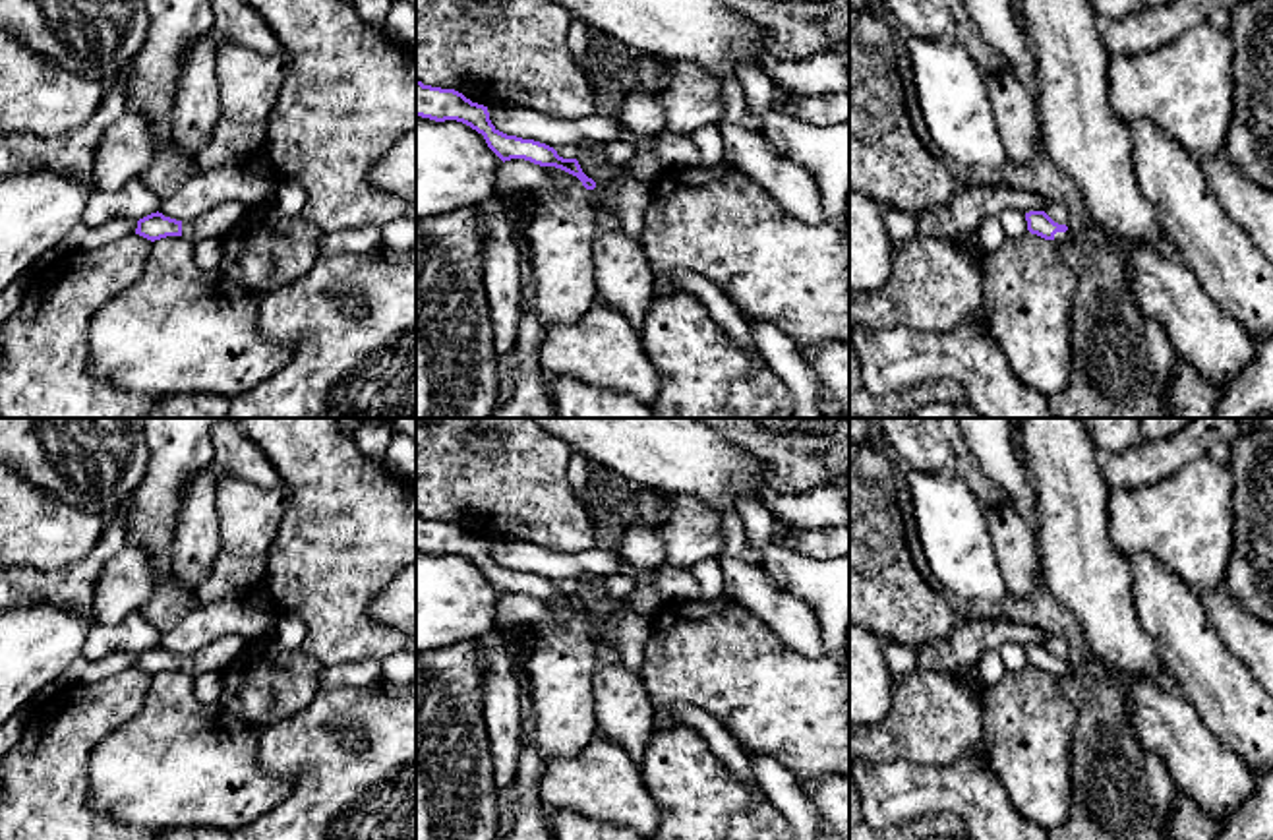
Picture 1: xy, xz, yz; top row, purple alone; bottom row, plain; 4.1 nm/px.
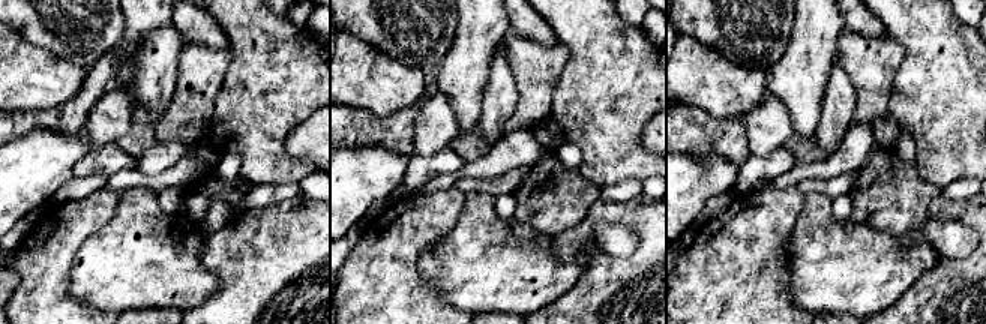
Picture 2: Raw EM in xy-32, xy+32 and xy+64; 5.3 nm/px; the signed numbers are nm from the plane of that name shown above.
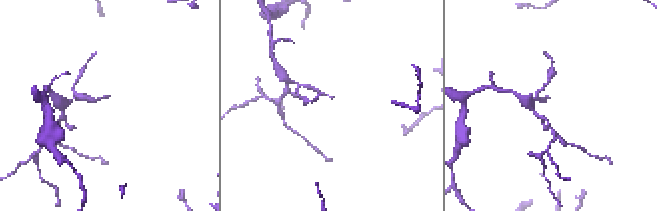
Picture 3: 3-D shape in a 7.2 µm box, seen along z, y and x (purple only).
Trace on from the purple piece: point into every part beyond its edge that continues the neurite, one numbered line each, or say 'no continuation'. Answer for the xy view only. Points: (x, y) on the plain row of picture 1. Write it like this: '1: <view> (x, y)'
1: xy (217, 657)

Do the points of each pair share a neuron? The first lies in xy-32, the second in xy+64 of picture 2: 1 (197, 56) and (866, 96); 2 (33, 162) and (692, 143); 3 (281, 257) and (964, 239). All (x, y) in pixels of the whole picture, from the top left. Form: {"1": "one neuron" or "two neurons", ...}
{"1": "one neuron", "2": "two neurons", "3": "two neurons"}

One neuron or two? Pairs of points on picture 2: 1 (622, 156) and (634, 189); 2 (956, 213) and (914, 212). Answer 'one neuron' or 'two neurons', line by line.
1: two neurons
2: two neurons

